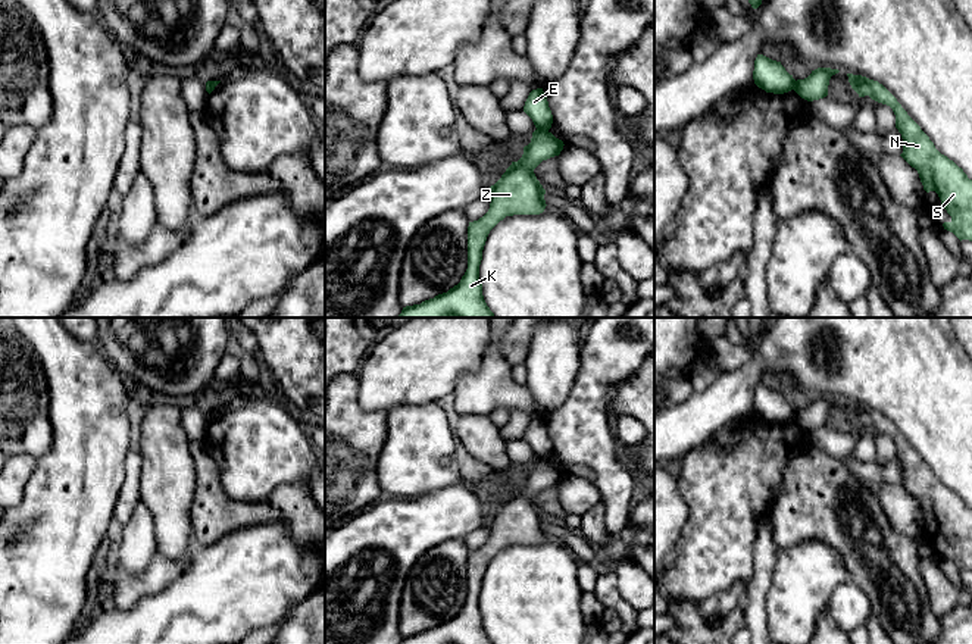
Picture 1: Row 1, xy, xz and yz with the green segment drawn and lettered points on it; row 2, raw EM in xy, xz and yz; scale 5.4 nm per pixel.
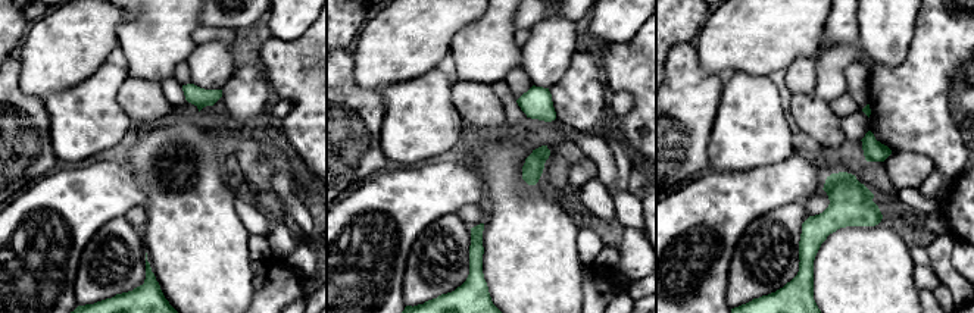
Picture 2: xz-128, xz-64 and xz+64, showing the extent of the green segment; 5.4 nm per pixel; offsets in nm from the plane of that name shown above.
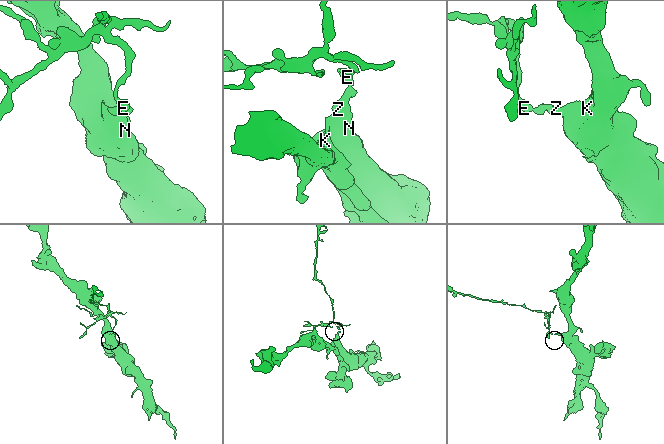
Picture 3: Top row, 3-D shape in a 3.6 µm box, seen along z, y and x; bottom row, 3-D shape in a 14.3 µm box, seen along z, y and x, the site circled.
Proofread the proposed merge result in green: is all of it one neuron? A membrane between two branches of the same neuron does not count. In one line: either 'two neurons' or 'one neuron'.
two neurons

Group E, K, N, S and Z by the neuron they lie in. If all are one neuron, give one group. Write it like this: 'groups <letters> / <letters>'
groups E / K N S Z

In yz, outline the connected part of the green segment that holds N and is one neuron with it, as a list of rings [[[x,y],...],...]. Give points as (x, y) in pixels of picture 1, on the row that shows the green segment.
[[[847,74],[847,76],[859,97],[869,96],[893,109],[896,128],[903,138],[900,156],[918,171],[923,190],[938,194],[943,207],[951,216],[950,222],[943,223],[944,229],[953,232],[960,241],[972,241],[972,179],[935,149],[929,137],[882,84],[862,75]]]

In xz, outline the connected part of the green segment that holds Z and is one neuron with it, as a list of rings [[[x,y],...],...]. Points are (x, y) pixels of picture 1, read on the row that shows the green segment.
[[[537,128],[531,143],[523,147],[518,162],[488,188],[490,209],[468,226],[468,269],[460,282],[447,293],[406,306],[397,318],[496,318],[482,296],[479,265],[490,231],[506,216],[540,215],[546,209],[546,190],[534,169],[550,157],[559,156],[563,141],[547,129]]]

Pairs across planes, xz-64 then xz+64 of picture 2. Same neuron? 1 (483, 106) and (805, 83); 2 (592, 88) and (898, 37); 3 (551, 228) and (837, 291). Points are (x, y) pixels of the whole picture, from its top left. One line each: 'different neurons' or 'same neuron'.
1: different neurons
2: different neurons
3: same neuron

